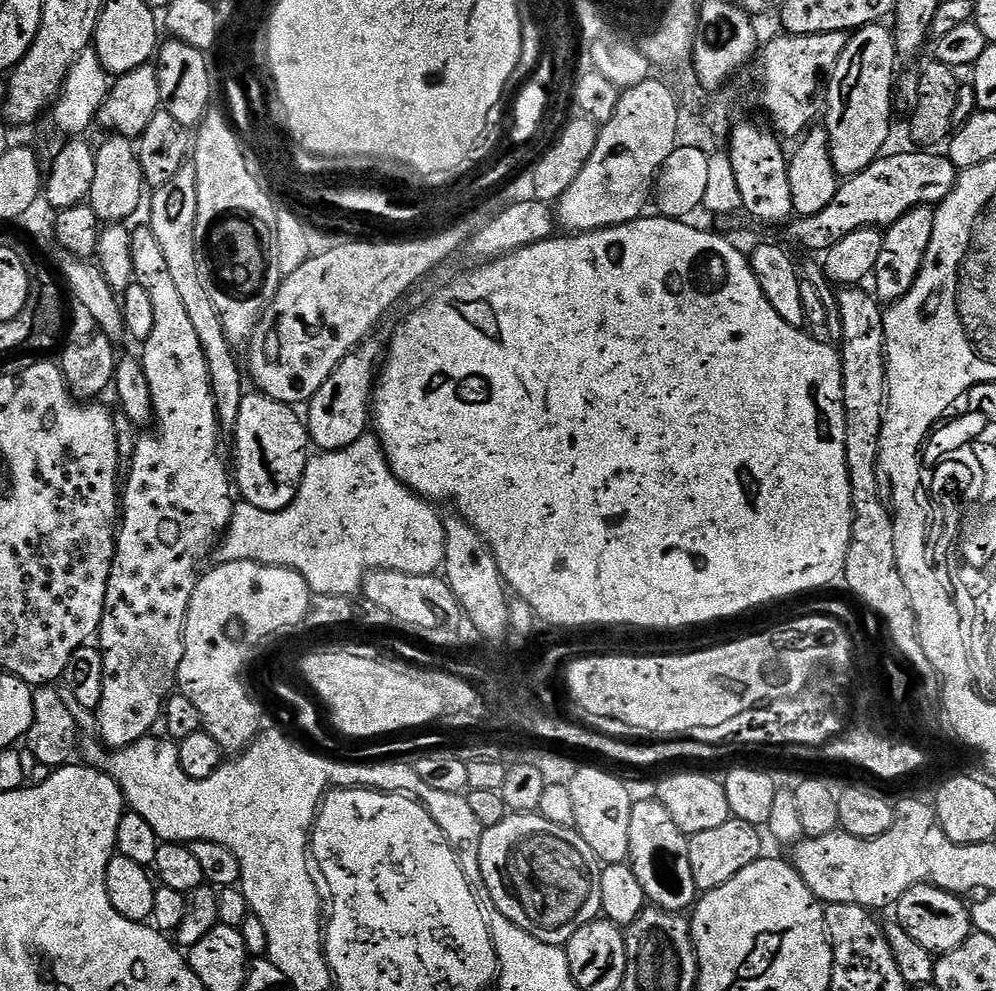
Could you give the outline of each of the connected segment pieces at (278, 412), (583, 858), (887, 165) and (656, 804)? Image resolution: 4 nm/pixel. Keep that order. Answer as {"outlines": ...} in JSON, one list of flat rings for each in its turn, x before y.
{"outlines":[[[256,390,242,398,242,406,238,410,238,422,234,429,236,435,236,468,234,464,234,488,239,499,250,506,258,506,258,510,277,512,298,494,298,486,304,477,304,471,310,459,310,441,308,439,308,425,302,419,295,407,283,404,274,398,265,396]],[[535,812,509,814,498,826,490,826,482,834,480,873,490,890,490,898,498,910,514,926,534,934,538,942,567,945,568,939,582,926,597,919,602,912,601,863,590,850,586,838,576,833,575,827,558,826]],[[932,150,900,152,897,156,881,155,866,170,847,177,834,194,830,206,818,210,813,216,793,219,787,225,788,236,794,243,805,248,808,254,826,254,846,234,863,228,887,229,889,224,898,222,912,208,939,206,954,190,958,170,947,155,935,156]],[[655,798,649,800,637,799,630,810,630,850,627,863,631,864,634,875,638,878,644,891,645,901,649,905,661,908,667,912,687,913,698,899,698,889,694,882,694,873,690,871,689,837,685,836,678,826,674,826,674,818,666,811,666,806]]]}

